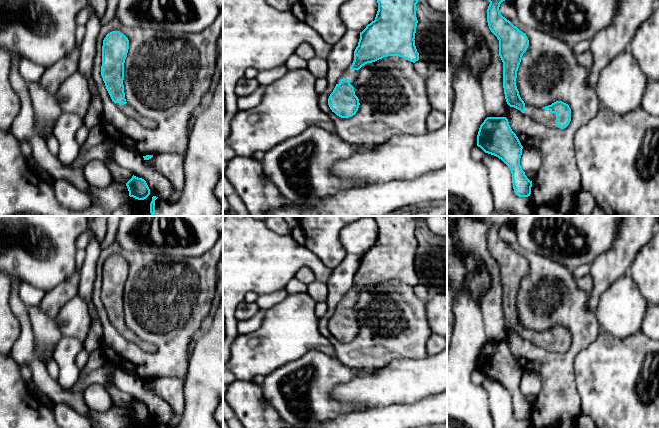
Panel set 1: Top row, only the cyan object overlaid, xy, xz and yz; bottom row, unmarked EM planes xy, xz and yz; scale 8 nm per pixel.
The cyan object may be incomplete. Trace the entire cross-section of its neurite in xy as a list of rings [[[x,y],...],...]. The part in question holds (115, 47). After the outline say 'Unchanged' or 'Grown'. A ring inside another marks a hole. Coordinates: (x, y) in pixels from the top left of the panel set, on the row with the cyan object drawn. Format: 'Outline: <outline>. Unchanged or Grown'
Outline: [[[112,31],[106,35],[102,46],[101,76],[106,89],[116,106],[127,116],[139,119],[152,128],[154,123],[140,117],[125,99],[124,93],[124,63],[129,49],[128,38],[120,31]]]. Grown

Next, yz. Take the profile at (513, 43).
Outline: [[[488,0],[487,22],[491,32],[499,40],[499,56],[503,62],[503,88],[507,104],[525,113],[533,120],[549,128],[566,128],[571,121],[568,104],[556,101],[538,108],[526,105],[516,86],[517,71],[523,54],[529,46],[525,33],[520,31],[500,13],[500,4],[505,0]]]. Grown

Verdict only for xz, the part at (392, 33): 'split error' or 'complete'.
split error

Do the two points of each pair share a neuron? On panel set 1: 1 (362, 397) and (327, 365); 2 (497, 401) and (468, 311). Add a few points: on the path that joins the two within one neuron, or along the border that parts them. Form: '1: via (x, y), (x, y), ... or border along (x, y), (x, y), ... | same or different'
1: border along (358, 370), (332, 391), (336, 401) | different
2: border along (481, 386), (487, 393), (488, 406), (490, 408) | different

